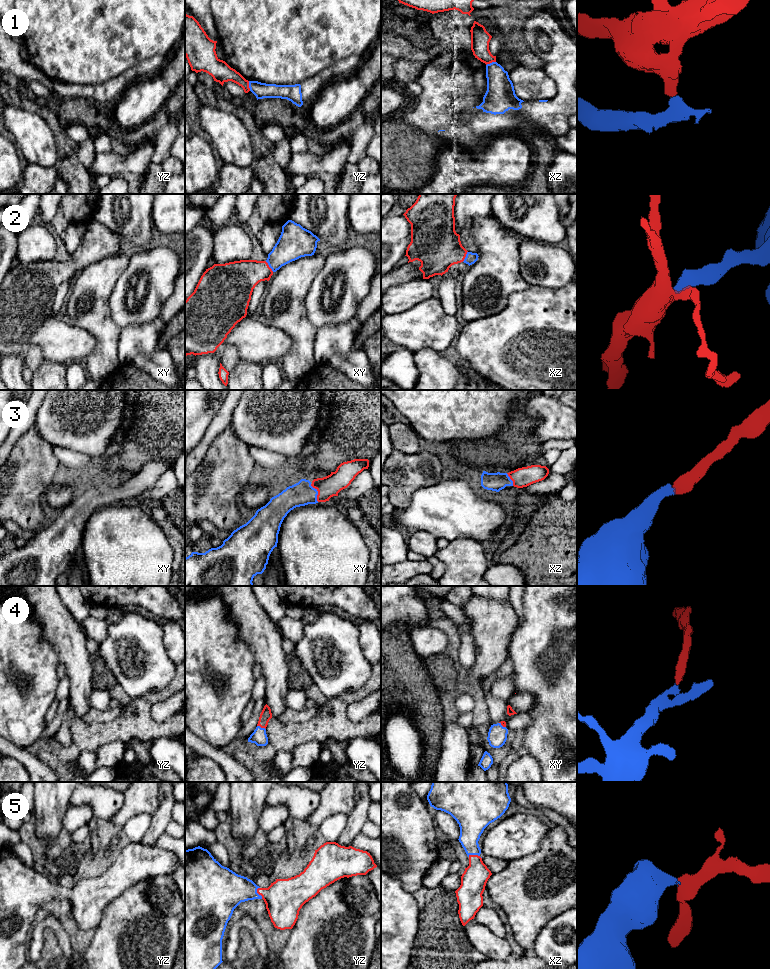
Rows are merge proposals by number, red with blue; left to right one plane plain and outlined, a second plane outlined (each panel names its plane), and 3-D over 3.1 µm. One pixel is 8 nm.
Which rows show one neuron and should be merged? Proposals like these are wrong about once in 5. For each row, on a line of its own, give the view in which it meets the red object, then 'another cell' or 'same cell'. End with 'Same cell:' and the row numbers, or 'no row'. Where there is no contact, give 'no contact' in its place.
1: contact in yz; another cell
2: contact in xy; same cell
3: contact in xy; same cell
4: contact in yz; same cell
5: contact in xz; same cell
Same cell: 2, 3, 4, 5

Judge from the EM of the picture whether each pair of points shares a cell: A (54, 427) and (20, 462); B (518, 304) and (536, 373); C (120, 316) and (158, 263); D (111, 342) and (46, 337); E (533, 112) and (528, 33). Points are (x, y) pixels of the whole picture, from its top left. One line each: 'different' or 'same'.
A: different
B: same
C: same
D: different
E: same

